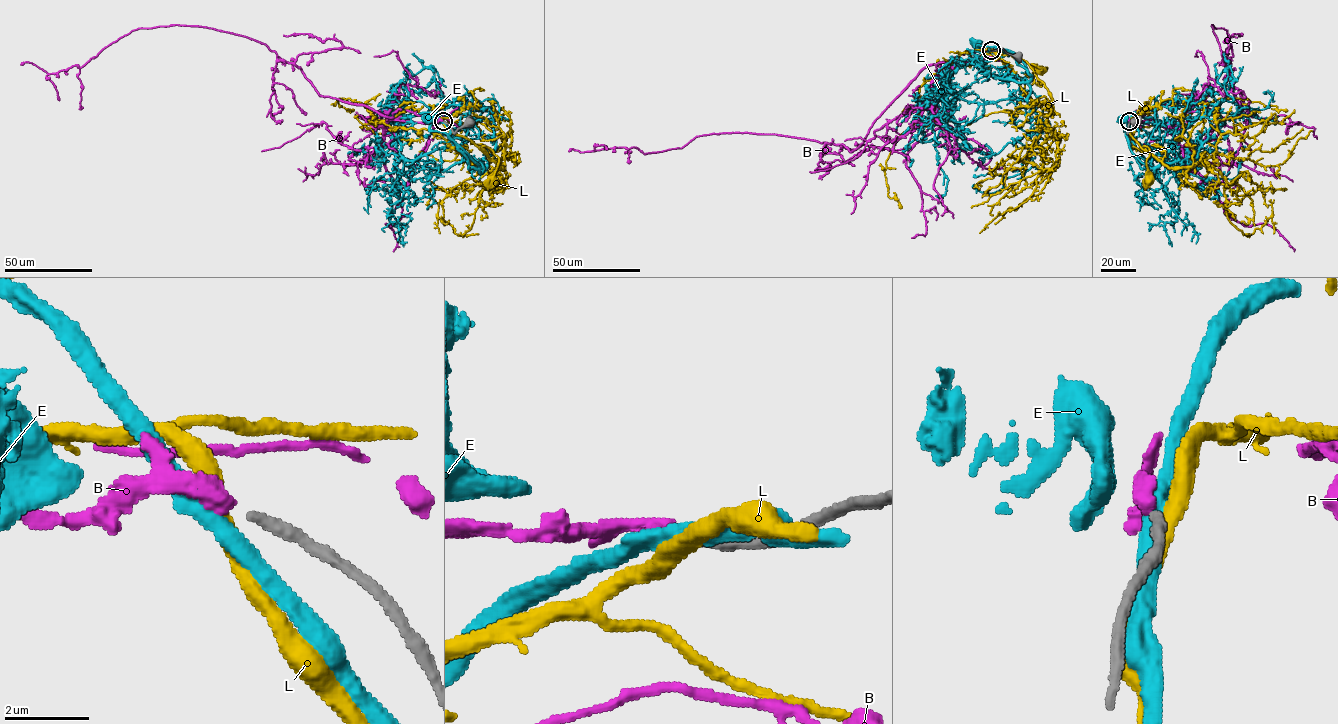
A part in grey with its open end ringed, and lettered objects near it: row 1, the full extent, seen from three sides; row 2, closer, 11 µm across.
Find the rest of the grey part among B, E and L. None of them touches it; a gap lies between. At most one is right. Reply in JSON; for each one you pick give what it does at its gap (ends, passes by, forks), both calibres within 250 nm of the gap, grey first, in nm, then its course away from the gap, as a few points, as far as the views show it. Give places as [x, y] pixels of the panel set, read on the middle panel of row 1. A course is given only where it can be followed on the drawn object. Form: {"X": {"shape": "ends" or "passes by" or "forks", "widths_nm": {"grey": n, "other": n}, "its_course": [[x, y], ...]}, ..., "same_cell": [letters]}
{"B": {"shape": "ends", "widths_nm": {"grey": 260, "other": 440}, "its_course": [[991, 50], [941, 70], [926, 66], [850, 151], [745, 132], [645, 154], [569, 151]]}, "same_cell": ["B"]}

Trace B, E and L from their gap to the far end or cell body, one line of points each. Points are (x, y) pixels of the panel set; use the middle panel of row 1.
B: (991, 50), (941, 70), (926, 66), (850, 151), (745, 132), (645, 154), (569, 151)
E: (991, 50), (998, 49), (977, 46)
L: (991, 51), (1013, 53), (1034, 71), (1031, 64), (1039, 70), (1046, 67), (1041, 70)

